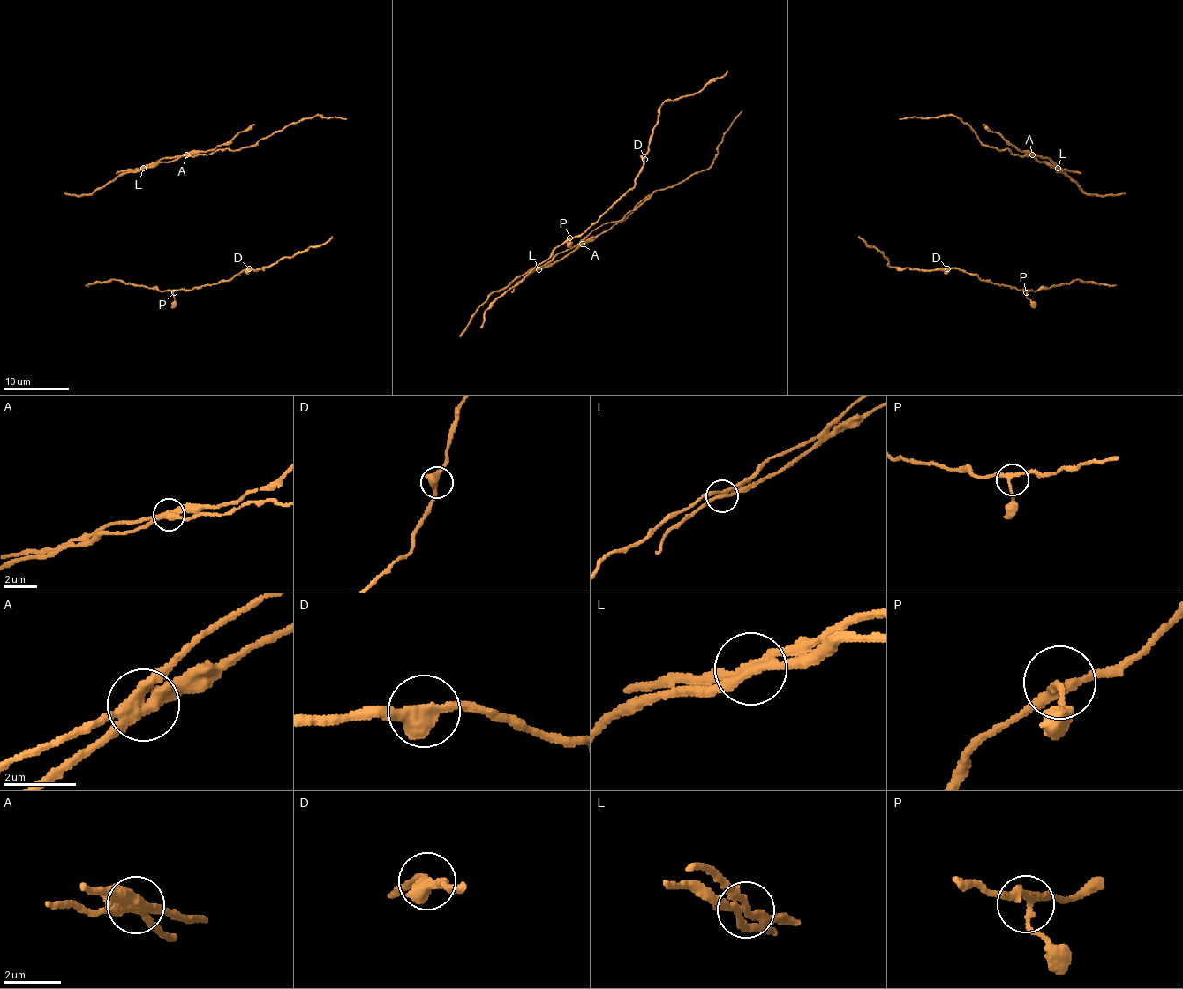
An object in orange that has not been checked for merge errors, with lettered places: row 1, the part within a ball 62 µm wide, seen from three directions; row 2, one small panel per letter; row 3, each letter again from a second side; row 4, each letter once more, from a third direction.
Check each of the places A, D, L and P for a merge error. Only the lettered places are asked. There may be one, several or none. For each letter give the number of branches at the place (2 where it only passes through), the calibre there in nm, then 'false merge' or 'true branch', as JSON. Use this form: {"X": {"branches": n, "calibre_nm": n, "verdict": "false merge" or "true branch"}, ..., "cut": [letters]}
{"A": {"branches": 3, "calibre_nm": 360, "verdict": "false merge"}, "D": {"branches": 2, "calibre_nm": 440, "verdict": "true branch"}, "L": {"branches": 3, "calibre_nm": 240, "verdict": "false merge"}, "P": {"branches": 3, "calibre_nm": 240, "verdict": "true branch"}, "cut": ["A", "L"]}

